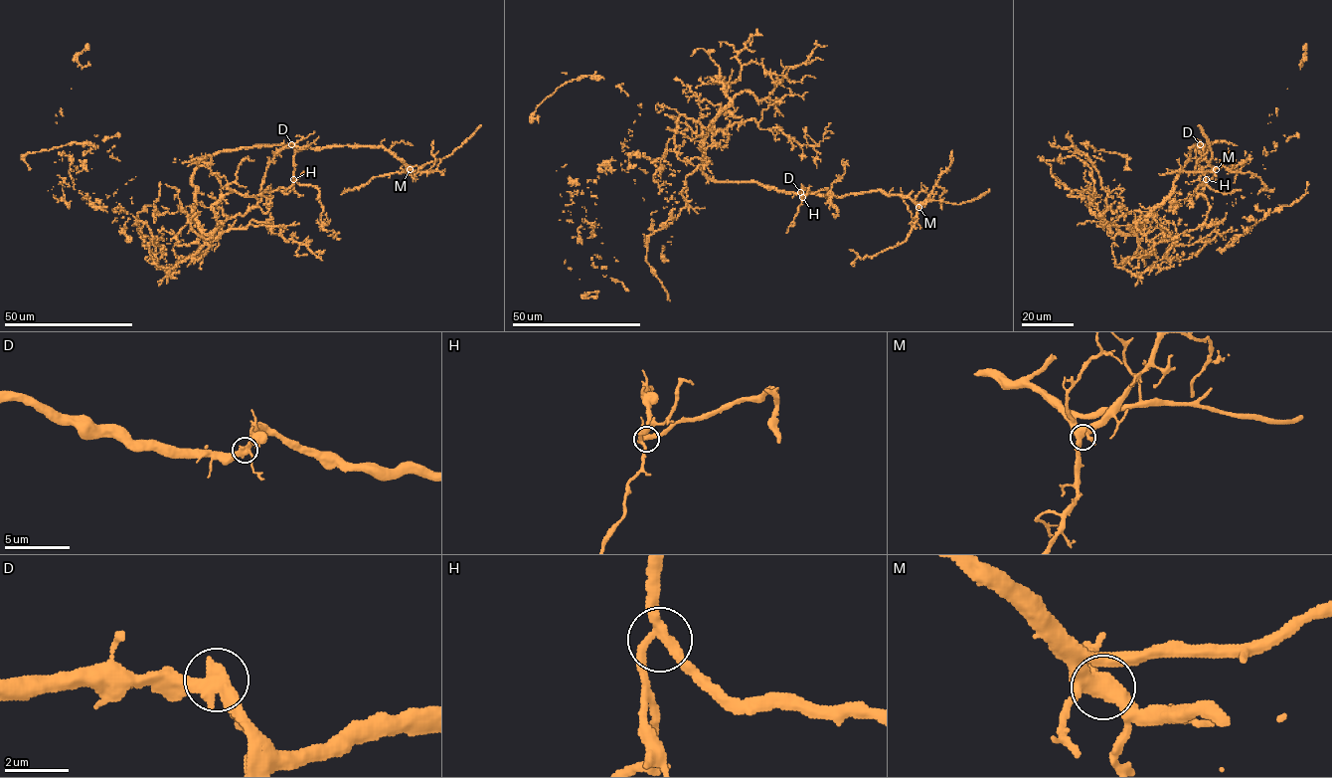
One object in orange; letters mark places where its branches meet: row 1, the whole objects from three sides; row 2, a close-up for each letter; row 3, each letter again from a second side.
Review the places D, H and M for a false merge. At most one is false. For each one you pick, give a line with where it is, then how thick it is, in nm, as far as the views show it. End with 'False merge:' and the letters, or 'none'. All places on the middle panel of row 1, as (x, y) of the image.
False merge: none

